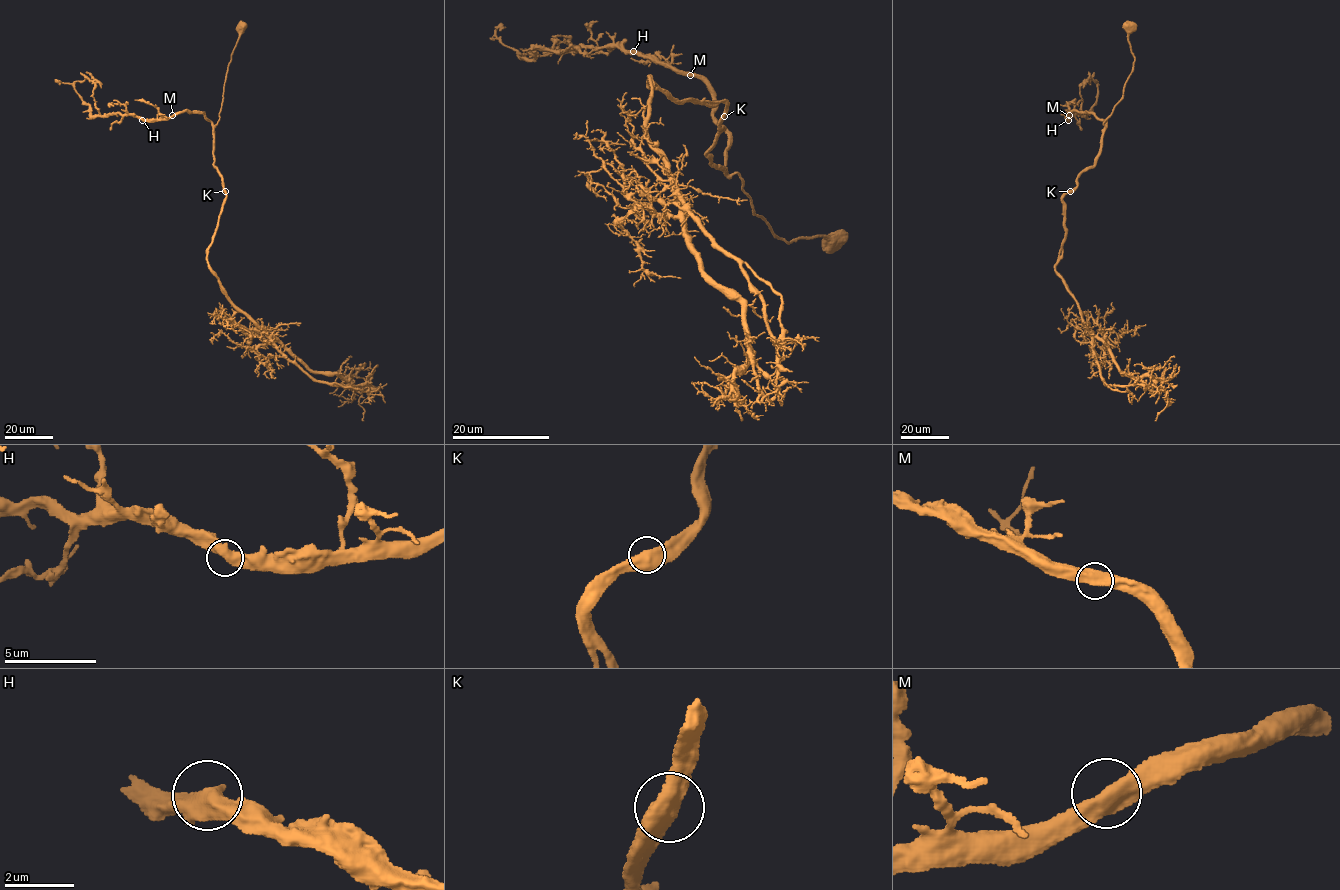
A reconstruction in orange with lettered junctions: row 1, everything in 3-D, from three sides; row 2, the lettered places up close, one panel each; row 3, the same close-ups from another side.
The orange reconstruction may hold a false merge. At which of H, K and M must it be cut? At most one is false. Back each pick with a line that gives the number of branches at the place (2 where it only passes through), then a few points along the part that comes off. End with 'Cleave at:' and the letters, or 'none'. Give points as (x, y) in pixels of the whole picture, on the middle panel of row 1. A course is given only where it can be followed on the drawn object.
Cleave at: none

